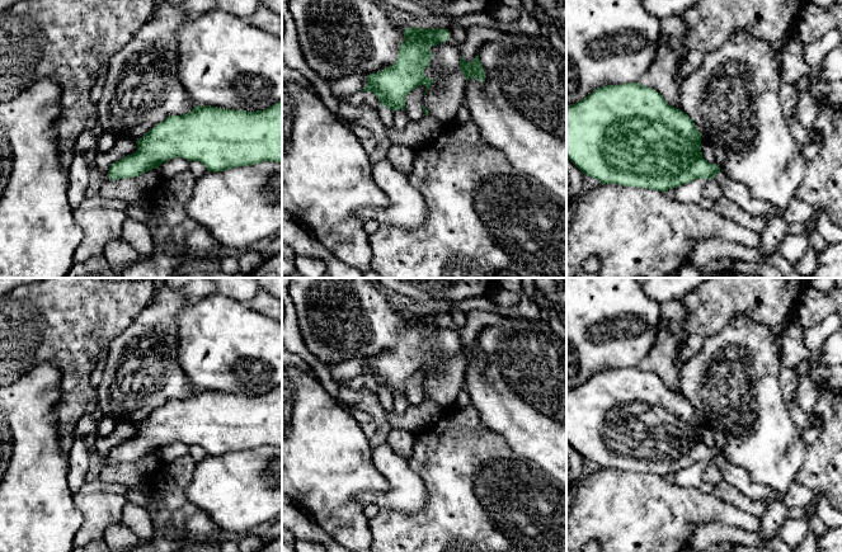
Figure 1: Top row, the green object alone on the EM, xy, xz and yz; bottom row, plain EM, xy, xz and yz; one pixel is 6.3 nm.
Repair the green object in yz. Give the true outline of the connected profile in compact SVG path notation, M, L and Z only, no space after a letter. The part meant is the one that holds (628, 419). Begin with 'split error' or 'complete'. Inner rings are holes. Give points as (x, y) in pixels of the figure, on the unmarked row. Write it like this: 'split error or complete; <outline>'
split error; M639 367L601 371L566 392L566 442L598 467L665 477L695 463L714 462L723 480L751 500L775 497L771 487L754 483L747 470L709 448L700 429L701 417L693 405L669 390L660 377Z

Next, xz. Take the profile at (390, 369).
complete; M408 311L404 315L404 321L405 324L399 331L396 345L391 350L387 350L376 358L367 359L367 368L361 374L373 377L375 381L378 383L381 391L387 391L391 397L394 397L396 393L406 395L405 381L419 369L425 371L425 381L431 368L434 367L434 363L428 363L424 359L424 354L429 349L429 344L432 343L429 331L448 325L448 313Z

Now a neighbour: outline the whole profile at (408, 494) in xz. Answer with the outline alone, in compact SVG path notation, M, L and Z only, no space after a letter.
M387 438L372 448L372 462L390 485L387 491L363 492L357 496L362 505L377 505L381 510L420 513L425 509L428 496L423 480L409 467L387 443Z

